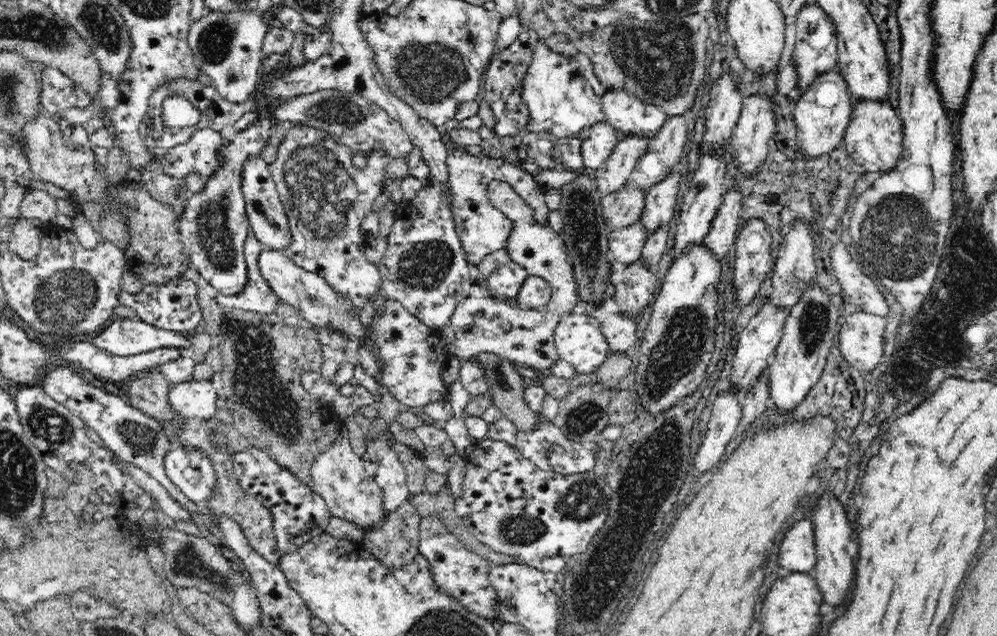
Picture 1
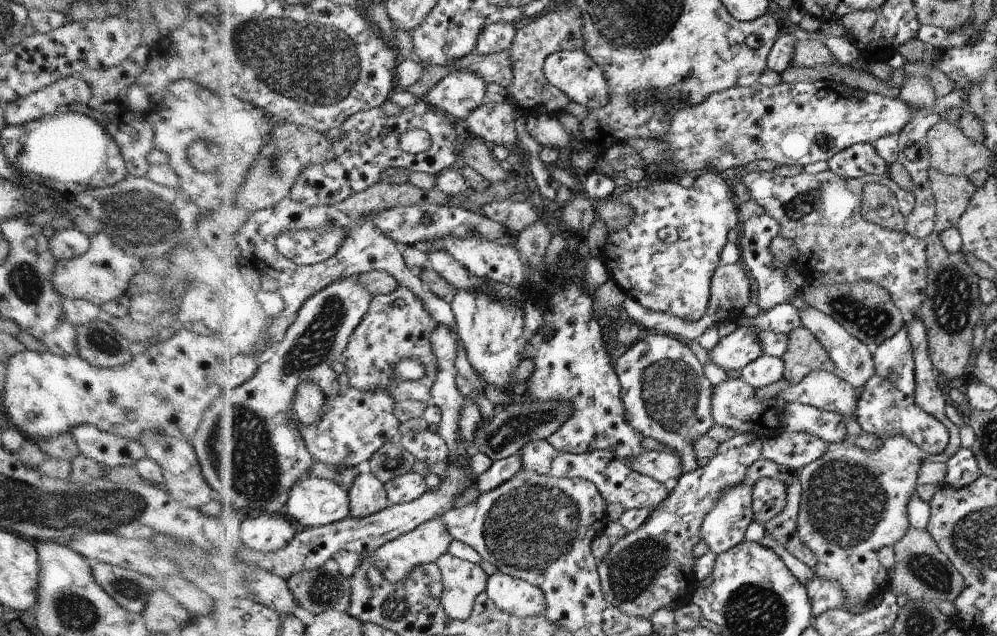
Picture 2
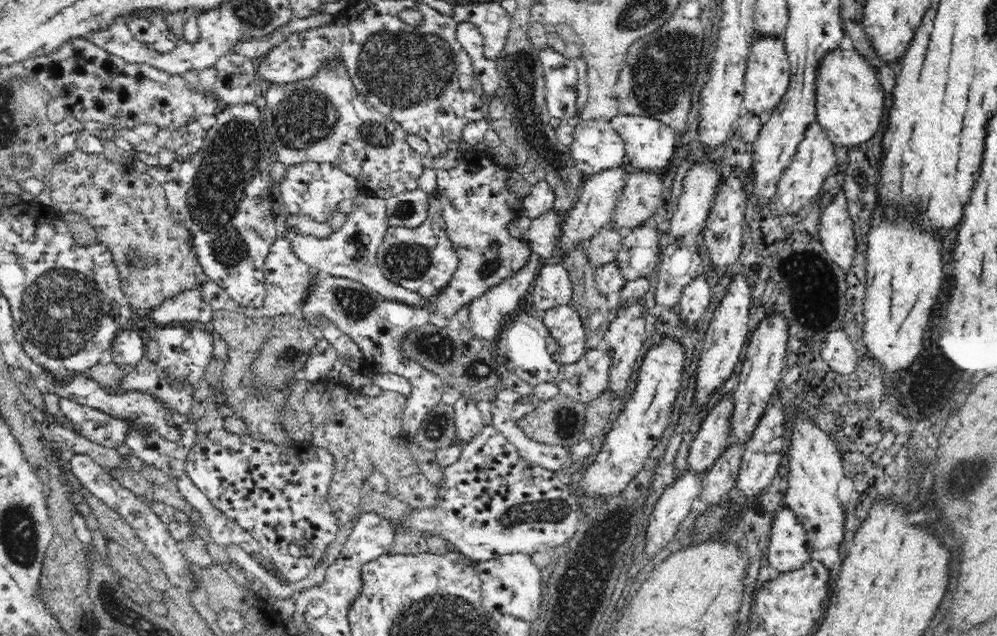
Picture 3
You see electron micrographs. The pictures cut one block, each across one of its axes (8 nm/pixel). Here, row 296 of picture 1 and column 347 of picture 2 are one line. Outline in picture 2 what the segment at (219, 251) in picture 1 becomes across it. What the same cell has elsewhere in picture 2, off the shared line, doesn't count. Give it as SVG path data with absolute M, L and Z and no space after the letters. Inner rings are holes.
M337 223L305 226L301 230L286 230L278 236L276 246L286 258L298 265L318 265L337 256L346 242L346 228Z

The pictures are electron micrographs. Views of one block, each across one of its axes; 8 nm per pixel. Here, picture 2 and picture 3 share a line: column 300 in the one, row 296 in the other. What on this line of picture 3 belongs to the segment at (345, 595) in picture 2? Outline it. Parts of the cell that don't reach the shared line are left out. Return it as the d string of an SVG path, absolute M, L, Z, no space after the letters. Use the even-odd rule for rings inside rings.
M576 248L562 264L570 272L573 288L573 308L583 322L584 352L603 347L605 332L611 323L612 310L606 297L594 287L593 266L587 260L584 248Z

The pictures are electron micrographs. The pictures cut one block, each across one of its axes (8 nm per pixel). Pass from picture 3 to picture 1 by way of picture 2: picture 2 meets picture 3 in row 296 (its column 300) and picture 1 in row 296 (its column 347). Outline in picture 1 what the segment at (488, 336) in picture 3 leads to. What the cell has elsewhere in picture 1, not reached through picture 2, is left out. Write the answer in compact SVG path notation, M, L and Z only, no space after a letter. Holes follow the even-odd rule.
M514 261L497 269L488 279L486 291L490 298L505 303L516 303L529 273Z

